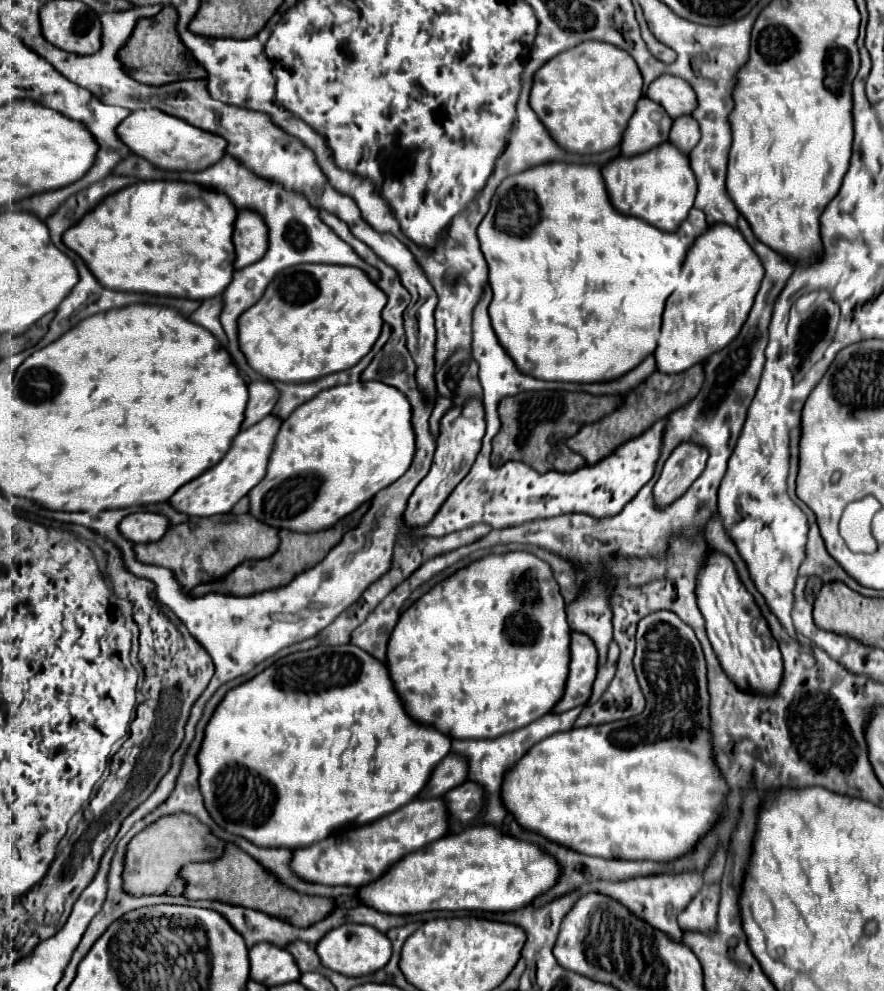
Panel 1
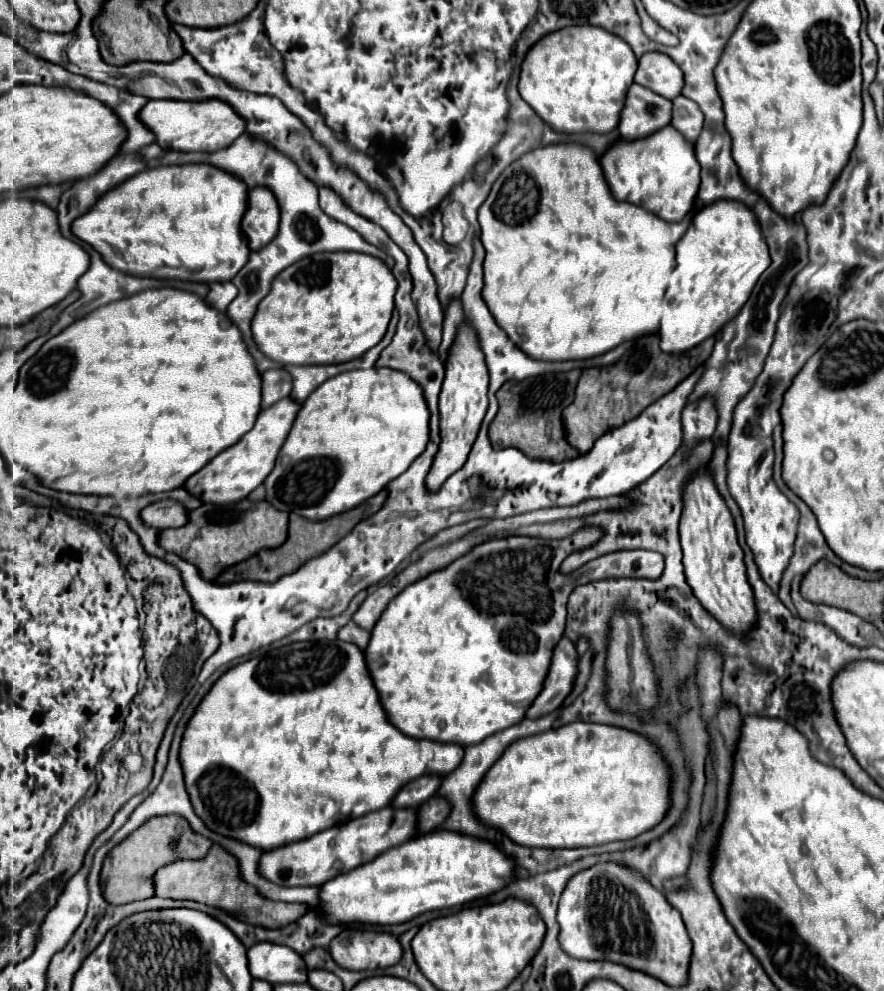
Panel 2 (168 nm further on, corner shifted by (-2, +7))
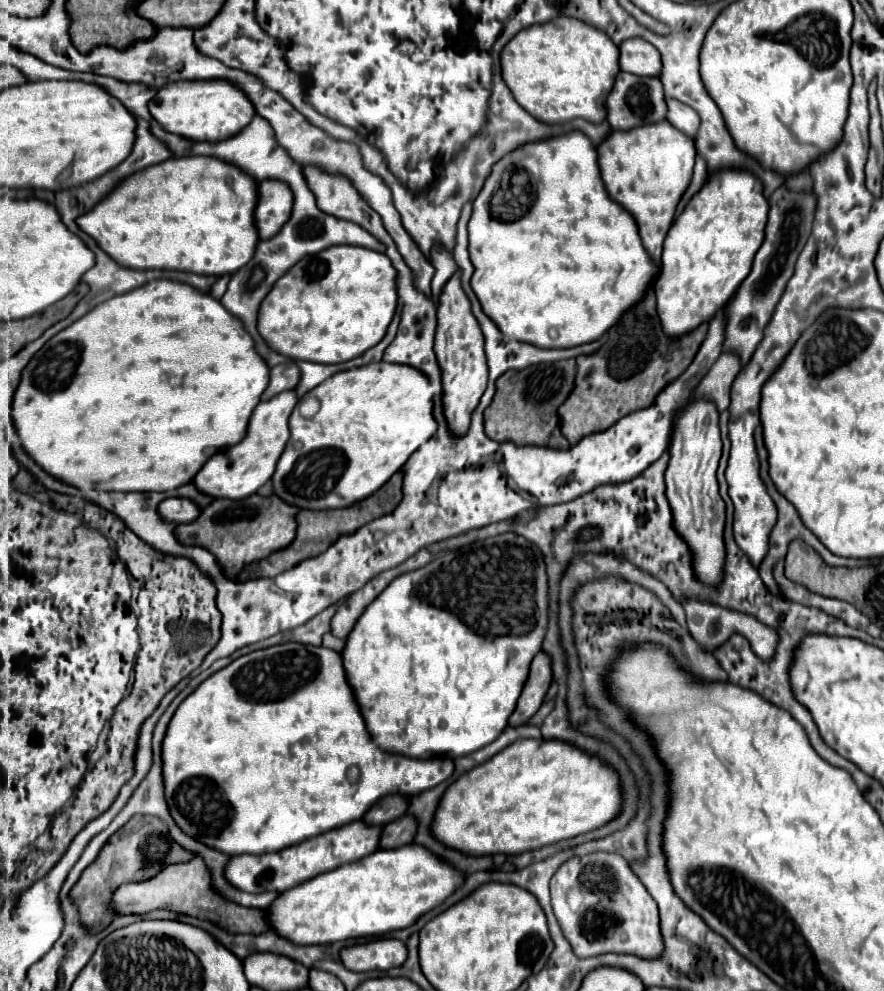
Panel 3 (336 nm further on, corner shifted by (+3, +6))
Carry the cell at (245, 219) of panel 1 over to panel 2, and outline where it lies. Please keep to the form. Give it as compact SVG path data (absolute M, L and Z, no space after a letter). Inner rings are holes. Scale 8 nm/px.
M253 187L249 191L249 207L243 217L243 231L249 239L249 247L259 251L265 247L279 229L279 205L269 189Z

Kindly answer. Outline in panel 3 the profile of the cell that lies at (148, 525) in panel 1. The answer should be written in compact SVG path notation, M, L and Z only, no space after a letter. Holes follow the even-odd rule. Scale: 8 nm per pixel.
M168 498L168 500L160 502L158 514L166 522L188 524L188 522L192 522L192 518L196 518L196 514L200 514L200 508L188 498Z

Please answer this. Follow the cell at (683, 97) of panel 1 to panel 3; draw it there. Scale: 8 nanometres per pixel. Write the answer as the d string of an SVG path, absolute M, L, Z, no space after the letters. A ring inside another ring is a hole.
M630 38L628 42L620 44L620 68L636 76L660 78L662 74L660 52L642 38Z

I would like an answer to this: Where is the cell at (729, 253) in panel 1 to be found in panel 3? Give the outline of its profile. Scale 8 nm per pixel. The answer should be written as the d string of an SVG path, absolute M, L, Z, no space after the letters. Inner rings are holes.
M716 172L710 174L702 190L688 202L686 210L674 220L662 252L662 272L654 282L658 300L658 316L666 336L684 336L700 324L714 318L734 296L742 280L750 274L756 250L764 240L768 218L768 200L762 196L762 184L748 172Z

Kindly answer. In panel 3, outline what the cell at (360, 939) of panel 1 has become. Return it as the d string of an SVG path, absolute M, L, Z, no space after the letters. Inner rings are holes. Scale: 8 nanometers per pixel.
M380 938L340 950L340 960L348 970L390 970L406 960L406 946L394 938Z

